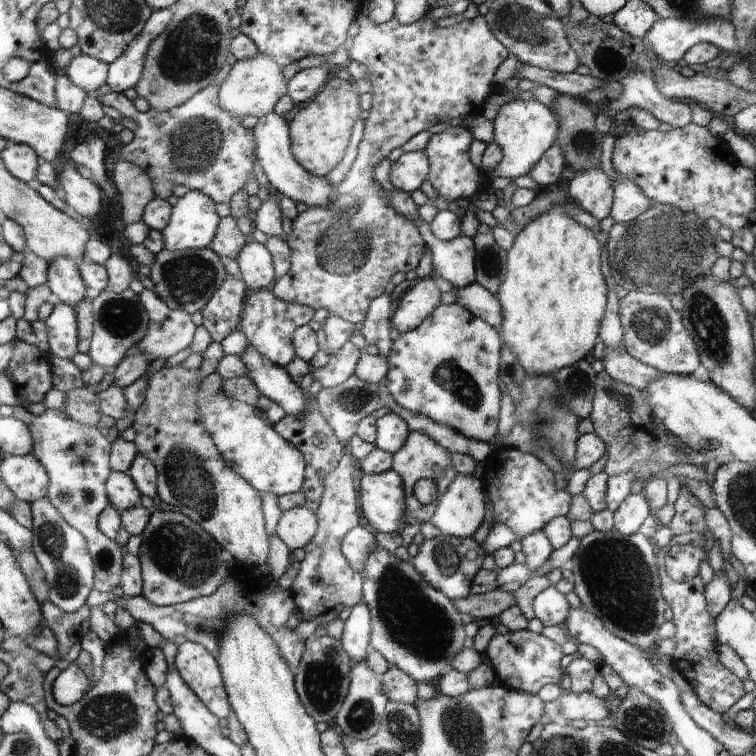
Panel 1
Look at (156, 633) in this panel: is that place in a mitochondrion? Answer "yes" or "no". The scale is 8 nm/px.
no

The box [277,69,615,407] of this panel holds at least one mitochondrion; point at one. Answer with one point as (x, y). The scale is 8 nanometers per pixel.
(343, 248)

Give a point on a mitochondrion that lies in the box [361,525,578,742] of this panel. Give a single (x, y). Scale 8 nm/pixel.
(412, 619)

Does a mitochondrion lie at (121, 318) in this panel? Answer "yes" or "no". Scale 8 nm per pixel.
yes

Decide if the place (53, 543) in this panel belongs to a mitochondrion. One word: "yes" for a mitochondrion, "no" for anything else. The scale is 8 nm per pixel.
yes

